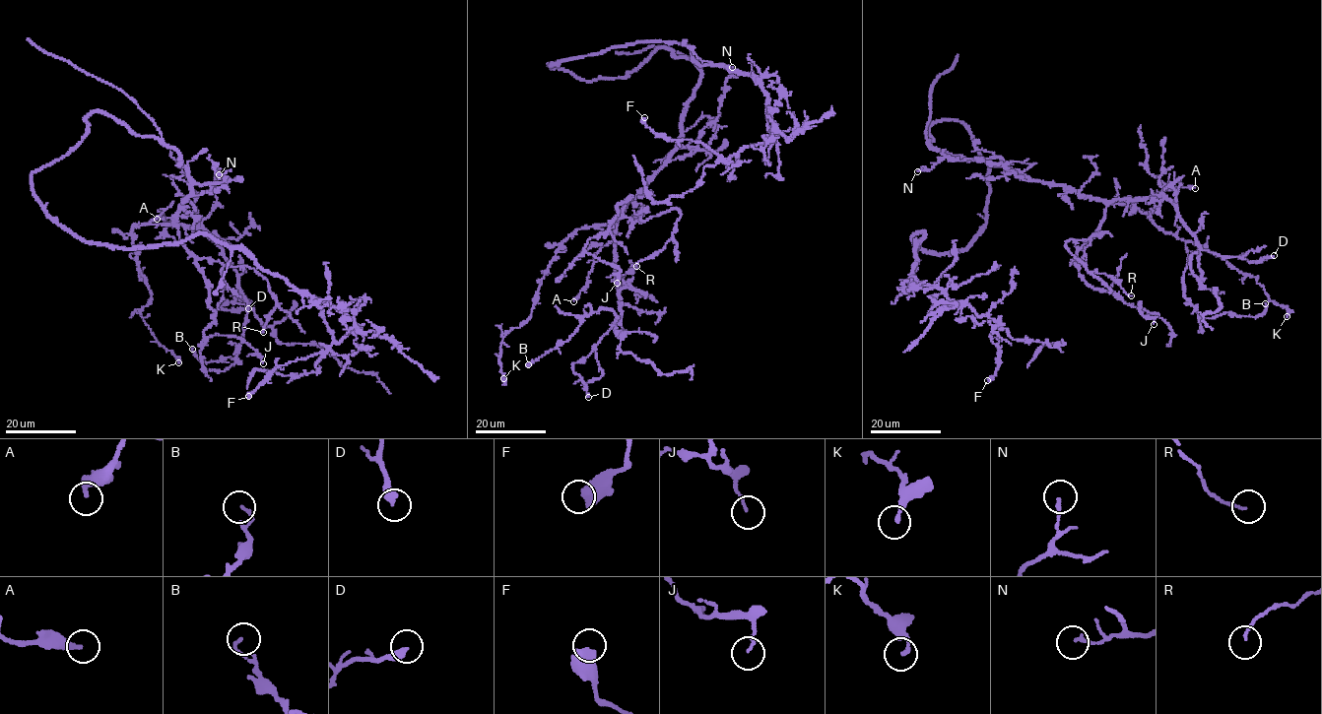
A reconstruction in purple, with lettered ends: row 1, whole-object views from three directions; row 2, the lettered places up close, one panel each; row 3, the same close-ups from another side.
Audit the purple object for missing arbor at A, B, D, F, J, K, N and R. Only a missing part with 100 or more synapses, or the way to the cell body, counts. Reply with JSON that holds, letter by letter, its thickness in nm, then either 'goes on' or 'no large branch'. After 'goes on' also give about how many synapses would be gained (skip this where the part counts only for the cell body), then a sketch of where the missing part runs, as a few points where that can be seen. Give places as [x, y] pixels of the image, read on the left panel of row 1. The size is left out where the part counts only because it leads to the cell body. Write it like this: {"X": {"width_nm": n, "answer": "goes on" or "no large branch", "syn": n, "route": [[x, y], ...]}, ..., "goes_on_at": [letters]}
{"A": {"width_nm": 280, "answer": "no large branch"}, "B": {"width_nm": 120, "answer": "no large branch"}, "D": {"width_nm": 360, "answer": "no large branch"}, "F": {"width_nm": 600, "answer": "no large branch"}, "J": {"width_nm": 100, "answer": "no large branch"}, "K": {"width_nm": 150, "answer": "no large branch"}, "N": {"width_nm": 140, "answer": "no large branch"}, "R": {"width_nm": 100, "answer": "no large branch"}, "goes_on_at": []}

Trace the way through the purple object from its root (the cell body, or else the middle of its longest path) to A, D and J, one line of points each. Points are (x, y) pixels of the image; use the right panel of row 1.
A: (979, 155), (958, 120), (929, 125), (936, 150), (998, 157), (1031, 179), (1099, 200), (1195, 188)
D: (979, 155), (958, 120), (929, 125), (936, 150), (998, 157), (1099, 200), (1163, 194), (1203, 249), (1274, 255)
J: (979, 155), (958, 120), (929, 125), (936, 150), (998, 157), (1102, 201), (1079, 276), (1140, 301), (1154, 324)

